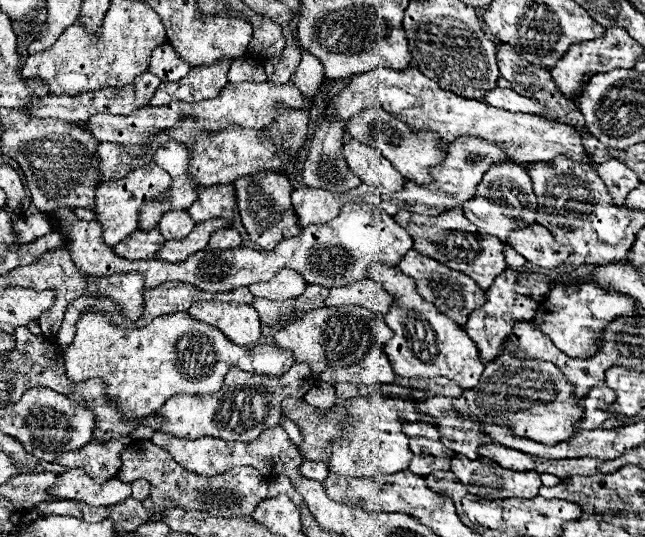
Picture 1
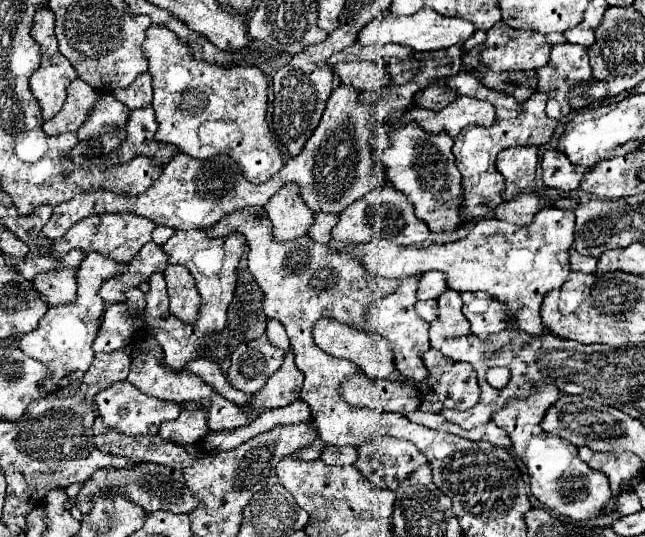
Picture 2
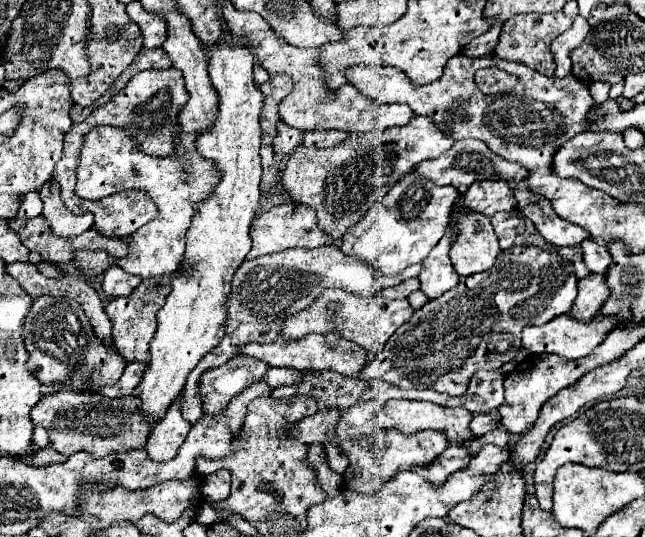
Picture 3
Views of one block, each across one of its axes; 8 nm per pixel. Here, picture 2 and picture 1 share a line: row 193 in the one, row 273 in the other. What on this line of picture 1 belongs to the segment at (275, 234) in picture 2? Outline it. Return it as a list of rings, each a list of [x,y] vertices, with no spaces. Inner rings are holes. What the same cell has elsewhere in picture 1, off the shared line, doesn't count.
[[[280,270],[270,282],[256,282],[250,286],[254,296],[262,296],[268,300],[288,300],[296,298],[306,290],[304,278],[294,270]]]

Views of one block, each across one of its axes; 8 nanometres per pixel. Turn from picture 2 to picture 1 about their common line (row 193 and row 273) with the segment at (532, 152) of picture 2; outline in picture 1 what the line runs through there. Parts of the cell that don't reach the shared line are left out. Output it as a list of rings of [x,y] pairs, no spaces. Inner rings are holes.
[[[508,268],[504,274],[500,274],[494,284],[486,290],[486,304],[480,306],[478,310],[474,310],[470,316],[468,316],[468,322],[464,326],[466,334],[476,342],[478,350],[480,350],[480,358],[484,362],[490,362],[494,360],[494,356],[500,352],[500,344],[502,340],[510,334],[512,326],[516,322],[528,322],[534,318],[536,310],[538,310],[538,302],[532,298],[532,296],[524,296],[524,294],[518,294],[514,292],[514,286],[518,282],[518,272]]]

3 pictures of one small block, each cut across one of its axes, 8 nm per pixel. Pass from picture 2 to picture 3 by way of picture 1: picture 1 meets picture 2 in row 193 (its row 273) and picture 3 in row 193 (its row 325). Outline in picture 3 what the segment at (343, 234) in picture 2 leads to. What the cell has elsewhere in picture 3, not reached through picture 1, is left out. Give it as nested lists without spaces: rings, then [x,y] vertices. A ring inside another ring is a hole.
[[[408,174],[342,236],[340,250],[348,256],[366,260],[386,276],[396,276],[406,266],[422,262],[438,244],[440,236],[444,236],[456,196],[458,190],[454,186],[436,186],[422,176]]]

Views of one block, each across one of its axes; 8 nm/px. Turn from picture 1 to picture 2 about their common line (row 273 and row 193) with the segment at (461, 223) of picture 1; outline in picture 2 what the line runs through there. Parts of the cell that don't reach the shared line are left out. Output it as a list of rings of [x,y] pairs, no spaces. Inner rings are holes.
[[[460,70],[456,76],[448,78],[448,88],[456,90],[458,94],[468,94],[472,98],[478,100],[486,100],[490,102],[498,116],[496,128],[486,130],[481,126],[468,126],[464,128],[464,134],[454,138],[454,148],[452,154],[456,158],[456,166],[462,174],[462,196],[464,202],[460,206],[460,222],[462,224],[472,224],[476,220],[482,220],[484,216],[492,216],[494,210],[498,208],[498,204],[502,204],[502,192],[504,192],[504,176],[500,176],[500,172],[496,170],[496,156],[500,150],[510,148],[510,146],[528,146],[528,144],[546,144],[550,140],[550,136],[554,134],[556,128],[556,120],[546,116],[546,98],[544,94],[532,94],[526,102],[518,104],[518,100],[514,100],[514,96],[506,94],[506,92],[498,92],[492,88],[486,88],[480,80],[476,80],[474,76],[470,76],[466,70]]]

